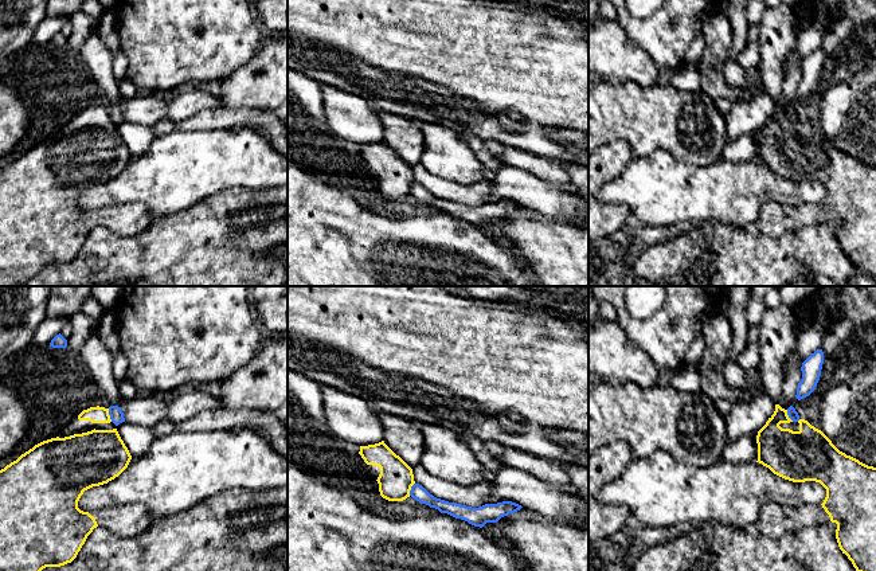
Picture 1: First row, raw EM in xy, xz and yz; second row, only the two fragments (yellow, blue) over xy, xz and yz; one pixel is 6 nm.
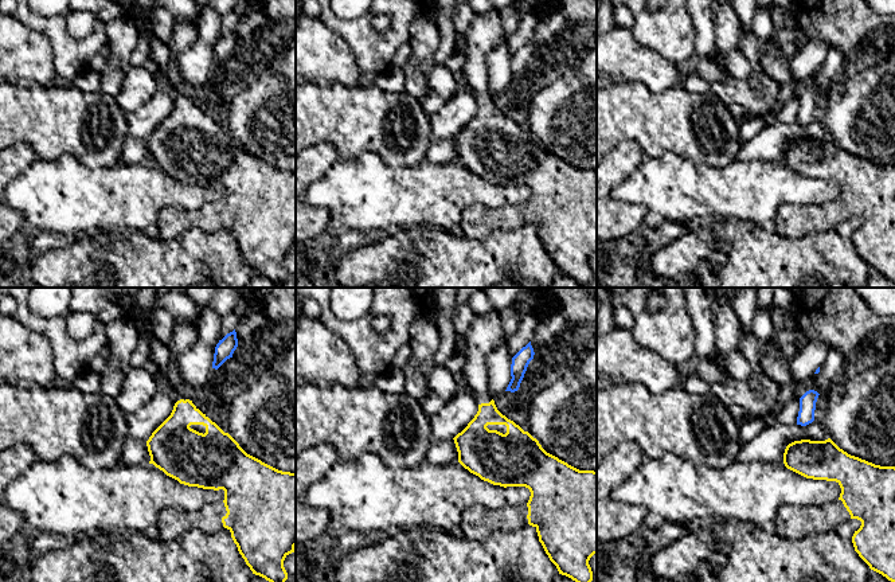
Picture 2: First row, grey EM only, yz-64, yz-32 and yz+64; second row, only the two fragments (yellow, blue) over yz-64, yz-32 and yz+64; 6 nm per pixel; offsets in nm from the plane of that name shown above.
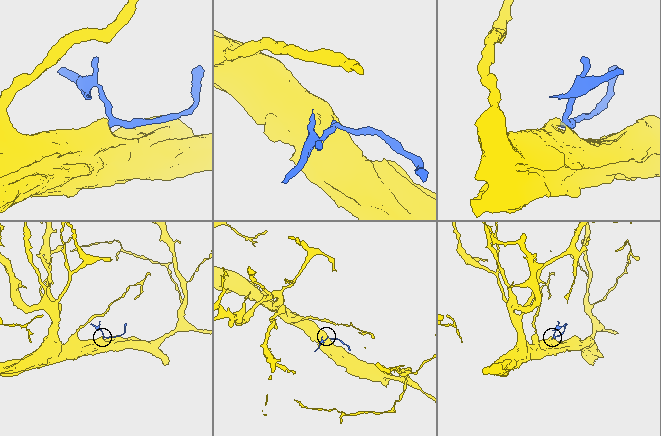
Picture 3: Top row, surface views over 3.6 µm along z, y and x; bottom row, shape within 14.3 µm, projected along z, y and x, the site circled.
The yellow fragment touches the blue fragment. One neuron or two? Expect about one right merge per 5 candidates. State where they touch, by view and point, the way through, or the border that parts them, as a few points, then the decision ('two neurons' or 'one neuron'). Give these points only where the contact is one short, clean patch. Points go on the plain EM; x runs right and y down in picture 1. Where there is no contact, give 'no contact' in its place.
contact xy (109, 114); border xy (108, 108), (112, 120); two neurons

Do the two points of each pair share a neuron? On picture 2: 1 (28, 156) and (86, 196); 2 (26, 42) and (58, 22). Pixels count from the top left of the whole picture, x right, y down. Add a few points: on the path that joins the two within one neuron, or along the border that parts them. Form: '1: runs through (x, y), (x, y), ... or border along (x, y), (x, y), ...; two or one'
1: border along (36, 157), (14, 179); two
2: border along (15, 16), (46, 36), (53, 62); two

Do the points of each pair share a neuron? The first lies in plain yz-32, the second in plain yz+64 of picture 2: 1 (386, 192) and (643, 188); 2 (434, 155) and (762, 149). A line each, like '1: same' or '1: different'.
1: same
2: same

